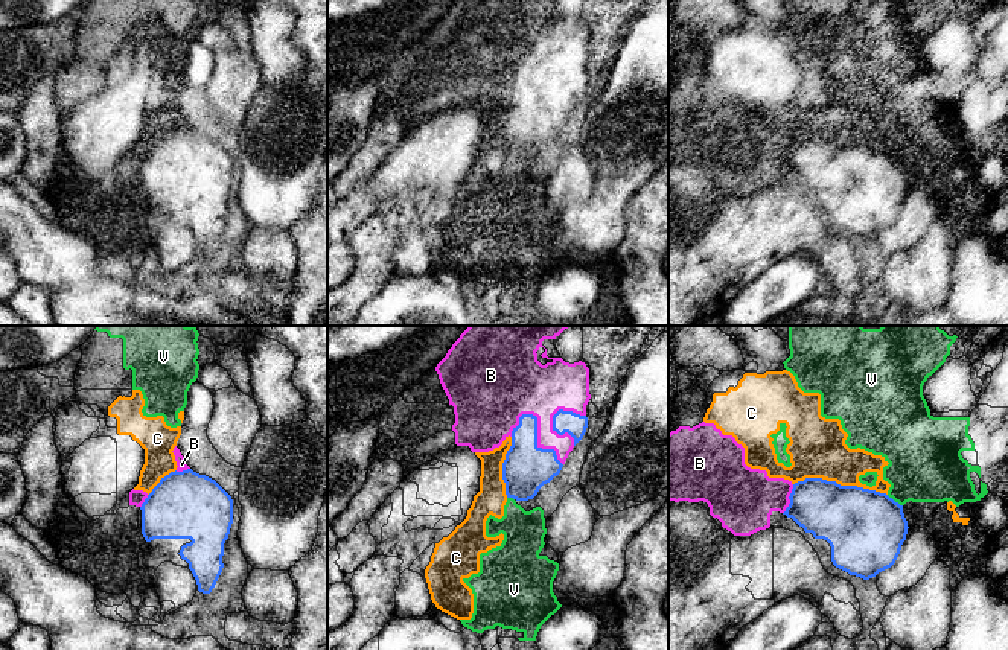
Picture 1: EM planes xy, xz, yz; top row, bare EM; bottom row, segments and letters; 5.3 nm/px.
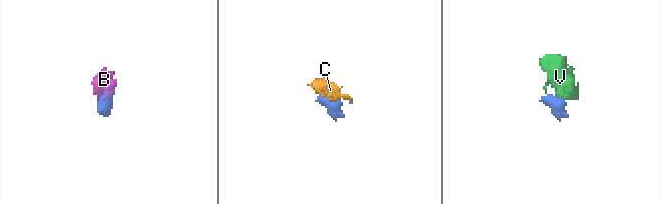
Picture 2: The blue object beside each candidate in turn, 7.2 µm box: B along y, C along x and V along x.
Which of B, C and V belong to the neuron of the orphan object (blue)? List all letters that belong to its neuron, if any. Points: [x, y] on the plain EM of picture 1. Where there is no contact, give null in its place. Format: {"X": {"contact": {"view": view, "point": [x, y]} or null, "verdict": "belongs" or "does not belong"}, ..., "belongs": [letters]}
{"B": {"contact": {"view": "xz", "point": [536, 99]}, "verdict": "belongs"}, "C": {"contact": {"view": "yz", "point": [839, 143]}, "verdict": "does not belong"}, "V": {"contact": {"view": "yz", "point": [893, 159]}, "verdict": "does not belong"}, "belongs": ["B"]}

